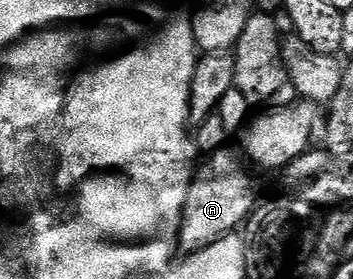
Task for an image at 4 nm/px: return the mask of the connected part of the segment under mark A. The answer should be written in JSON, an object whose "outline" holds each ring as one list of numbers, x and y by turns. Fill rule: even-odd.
{"outline":[[227,147,209,154,207,161,210,162,203,169,201,166,190,182,188,199,182,212,182,225,176,231,176,245,183,254,195,253,222,237,231,236,256,208,258,193,246,174,247,166,243,158,237,152,234,154,232,149]]}

